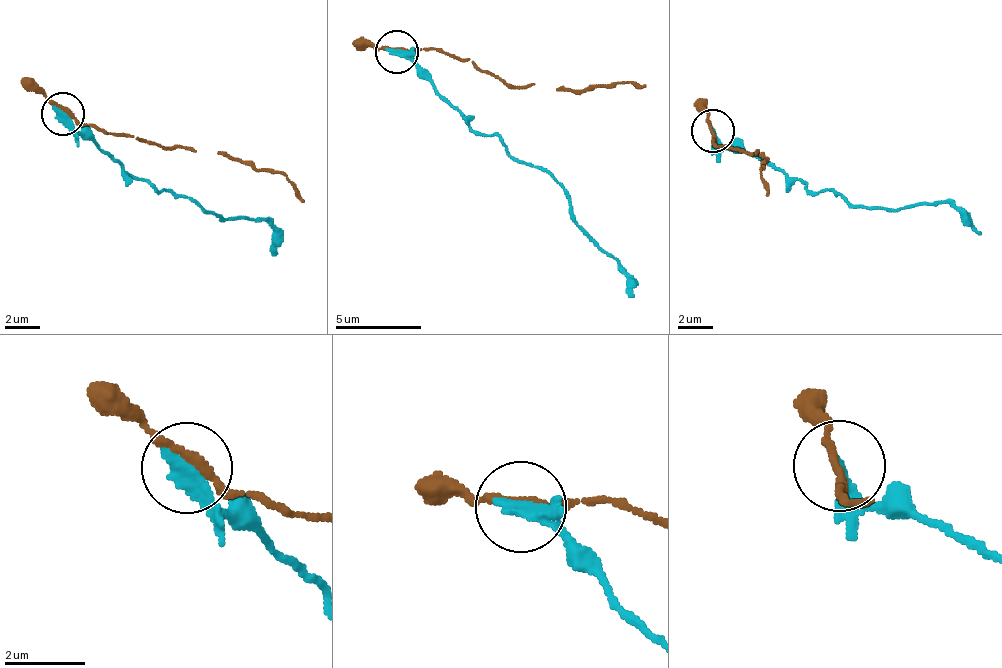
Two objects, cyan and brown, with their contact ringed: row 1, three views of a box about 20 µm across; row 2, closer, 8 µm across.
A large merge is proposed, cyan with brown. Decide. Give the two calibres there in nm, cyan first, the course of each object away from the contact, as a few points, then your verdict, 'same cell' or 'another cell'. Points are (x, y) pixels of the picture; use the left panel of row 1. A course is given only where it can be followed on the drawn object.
400 nm thick on the cyan side, 200 nm on the other; cyan runs (62, 112), (74, 130), (86, 132), (138, 180), (171, 191), (219, 217), (263, 222), (279, 254); brown runs (62, 112), (96, 125), (109, 134), (134, 135), (171, 146), (227, 151), (275, 168), (305, 203); another cell

